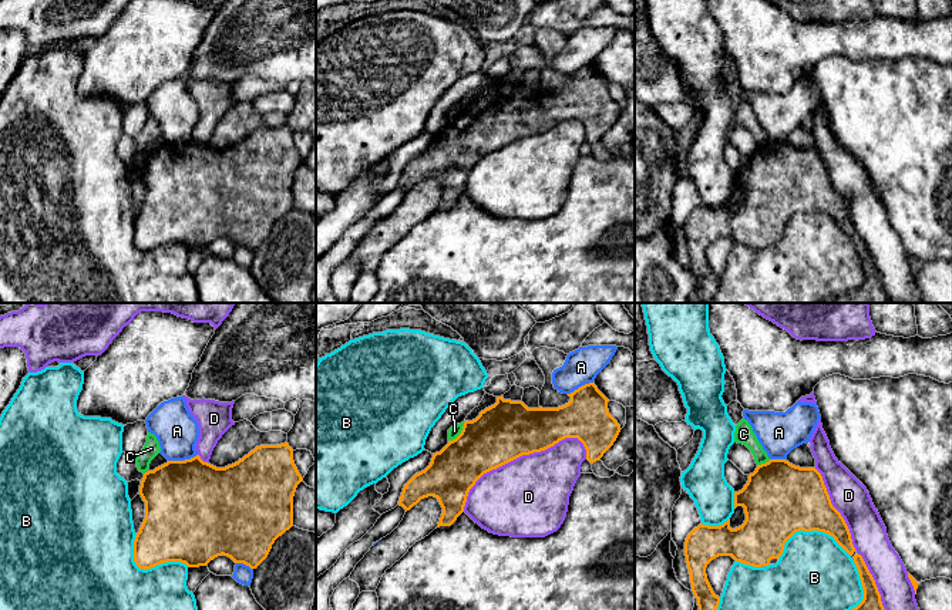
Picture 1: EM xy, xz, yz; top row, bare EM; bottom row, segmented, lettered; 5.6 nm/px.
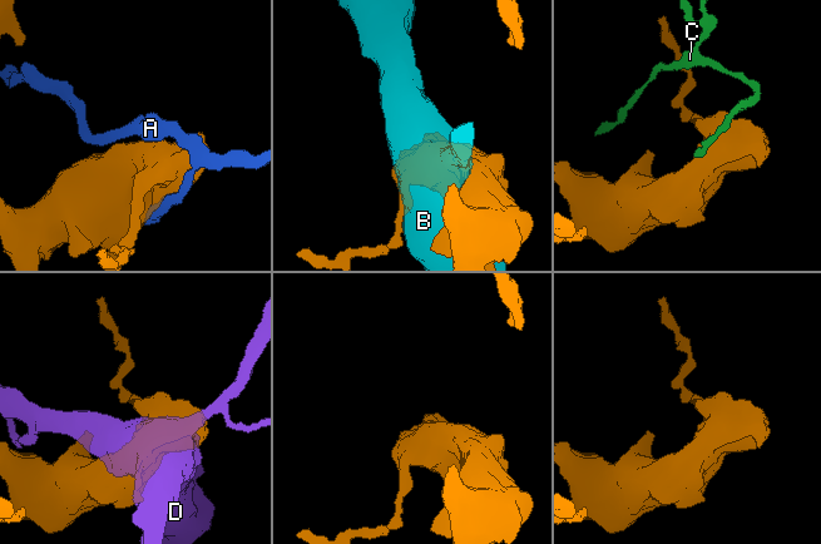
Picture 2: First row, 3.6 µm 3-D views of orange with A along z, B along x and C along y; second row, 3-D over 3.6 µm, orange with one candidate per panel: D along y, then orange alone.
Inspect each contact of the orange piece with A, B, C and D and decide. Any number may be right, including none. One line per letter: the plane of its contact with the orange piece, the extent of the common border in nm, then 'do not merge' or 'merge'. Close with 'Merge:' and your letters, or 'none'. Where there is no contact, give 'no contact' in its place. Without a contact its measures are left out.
A: meets orange in xy; contact 170 nm long; do not merge
B: meets orange in xy; contact 360 nm long; do not merge
C: meets orange in xz; contact 140 nm long; do not merge
D: meets orange in xz; contact 800 nm long; do not merge
Merge: none

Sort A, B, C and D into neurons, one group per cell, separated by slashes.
A / B / C / D

